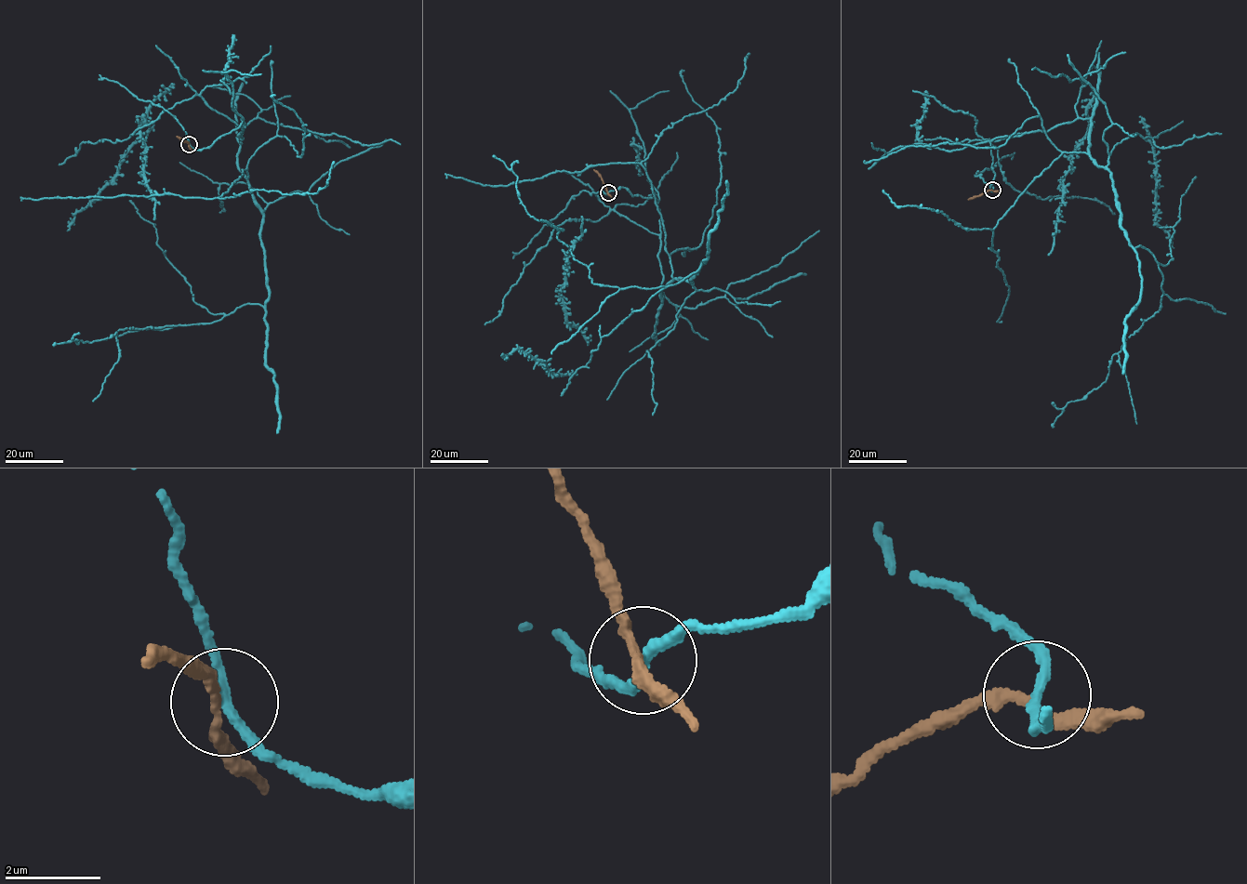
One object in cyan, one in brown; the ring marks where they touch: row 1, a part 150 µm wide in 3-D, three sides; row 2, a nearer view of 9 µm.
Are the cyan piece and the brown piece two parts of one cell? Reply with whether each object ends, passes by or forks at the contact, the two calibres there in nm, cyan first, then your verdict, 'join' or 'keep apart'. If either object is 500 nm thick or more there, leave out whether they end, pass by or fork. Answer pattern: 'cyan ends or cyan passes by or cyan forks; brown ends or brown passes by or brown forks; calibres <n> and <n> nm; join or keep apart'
cyan passes by; brown passes by; calibres 190 and 200 nm; keep apart

